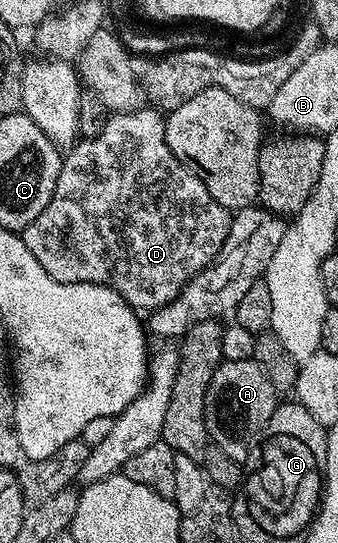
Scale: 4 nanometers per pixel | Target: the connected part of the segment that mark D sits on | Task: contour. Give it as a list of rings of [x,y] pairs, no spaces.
[[[140,106],[134,112],[117,112],[108,115],[101,134],[88,140],[80,139],[63,156],[63,165],[59,171],[57,186],[53,190],[53,198],[49,198],[49,206],[45,206],[45,210],[41,210],[41,214],[37,214],[37,218],[33,218],[33,222],[29,222],[29,226],[21,233],[29,254],[33,254],[37,262],[41,262],[45,274],[49,274],[62,284],[104,284],[122,300],[126,300],[132,308],[154,310],[164,308],[169,302],[173,302],[173,298],[179,296],[179,292],[202,268],[209,267],[215,261],[229,234],[232,213],[225,206],[218,204],[213,194],[209,194],[202,175],[188,167],[184,161],[178,160],[169,150],[165,142],[164,119],[164,113],[151,106]]]

